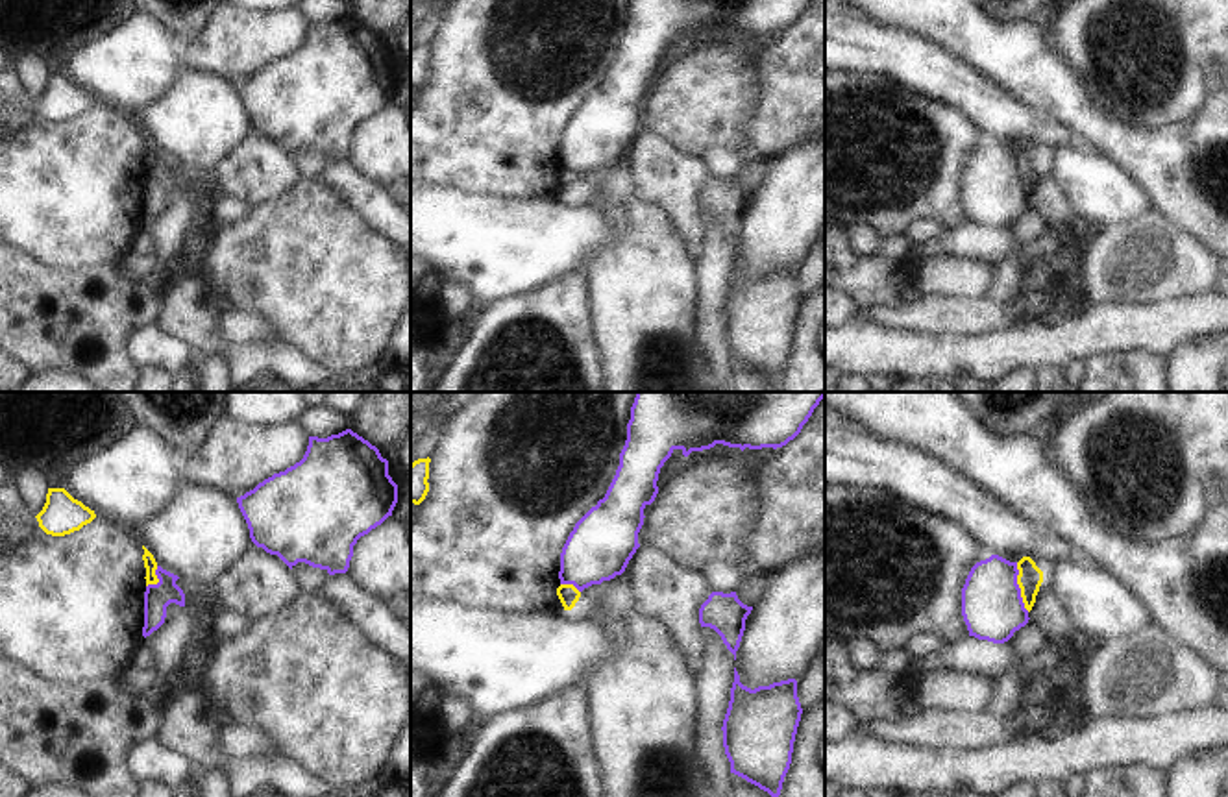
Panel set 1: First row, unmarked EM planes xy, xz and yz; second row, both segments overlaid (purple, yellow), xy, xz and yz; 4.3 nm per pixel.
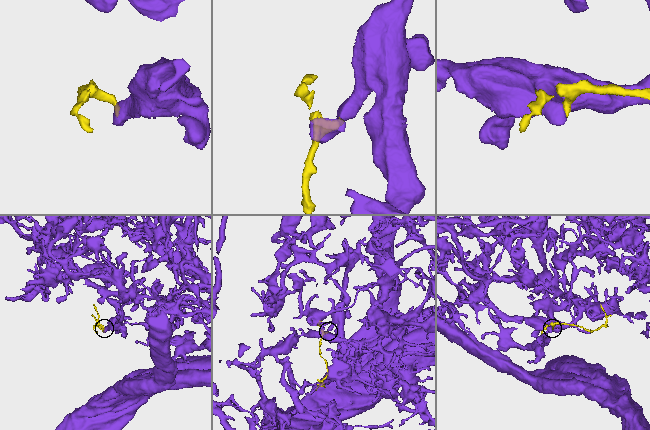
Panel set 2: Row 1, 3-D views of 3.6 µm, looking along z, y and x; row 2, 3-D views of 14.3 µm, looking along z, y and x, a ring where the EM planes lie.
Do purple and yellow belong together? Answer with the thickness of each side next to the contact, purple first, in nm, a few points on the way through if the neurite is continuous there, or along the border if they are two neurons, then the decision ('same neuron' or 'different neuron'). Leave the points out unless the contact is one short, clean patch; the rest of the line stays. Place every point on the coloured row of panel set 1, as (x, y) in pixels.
260 nm thick on the purple side, 110 nm on the other; border along yz (1016, 563), (1019, 596), (1029, 611); different neuron

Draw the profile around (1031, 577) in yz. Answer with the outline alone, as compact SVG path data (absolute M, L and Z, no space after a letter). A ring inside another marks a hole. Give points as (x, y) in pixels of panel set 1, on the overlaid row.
M1023 557L1017 562L1017 570L1019 570L1017 584L1021 588L1021 597L1025 608L1030 612L1036 603L1039 586L1043 582L1043 571L1036 566L1036 562L1030 557Z

